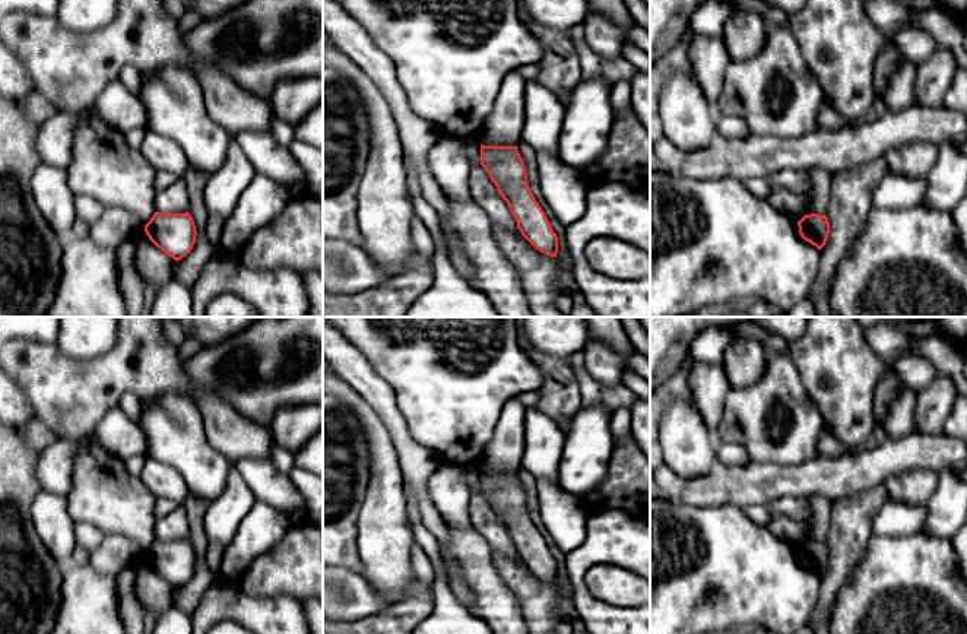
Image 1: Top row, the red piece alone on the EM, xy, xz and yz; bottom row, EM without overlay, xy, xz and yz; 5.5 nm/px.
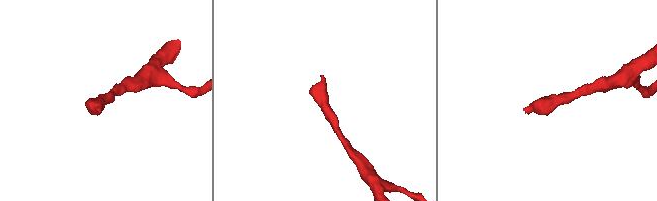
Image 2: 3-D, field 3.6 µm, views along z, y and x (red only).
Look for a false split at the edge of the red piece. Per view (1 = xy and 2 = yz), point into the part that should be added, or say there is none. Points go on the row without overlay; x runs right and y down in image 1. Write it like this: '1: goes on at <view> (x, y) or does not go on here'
1: does not go on here
2: does not go on here

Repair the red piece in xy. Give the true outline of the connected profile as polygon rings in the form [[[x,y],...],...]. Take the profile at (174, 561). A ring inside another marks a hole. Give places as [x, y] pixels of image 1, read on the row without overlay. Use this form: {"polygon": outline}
{"polygon": [[[155,539],[145,552],[149,567],[175,589],[186,584],[196,570],[196,552],[188,539],[159,541]]]}

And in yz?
{"polygon": [[[805,542],[800,548],[798,548],[800,564],[821,577],[830,561],[830,549],[825,542]]]}

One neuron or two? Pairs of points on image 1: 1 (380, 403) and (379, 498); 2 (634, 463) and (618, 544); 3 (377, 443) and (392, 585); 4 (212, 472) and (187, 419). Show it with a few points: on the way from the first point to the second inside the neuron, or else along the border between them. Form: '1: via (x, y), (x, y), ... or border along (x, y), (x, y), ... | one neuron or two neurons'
1: border along (358, 393), (377, 415), (396, 450) | two neurons
2: border along (590, 512), (624, 510), (634, 519) | two neurons
3: via (386, 478), (386, 550) | one neuron
4: via (199, 459), (187, 447), (187, 433) | one neuron

